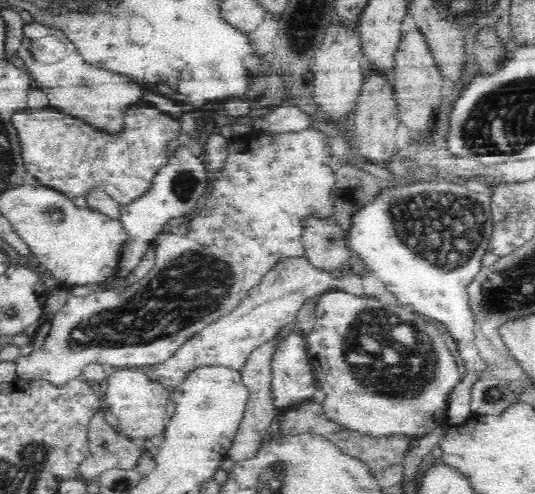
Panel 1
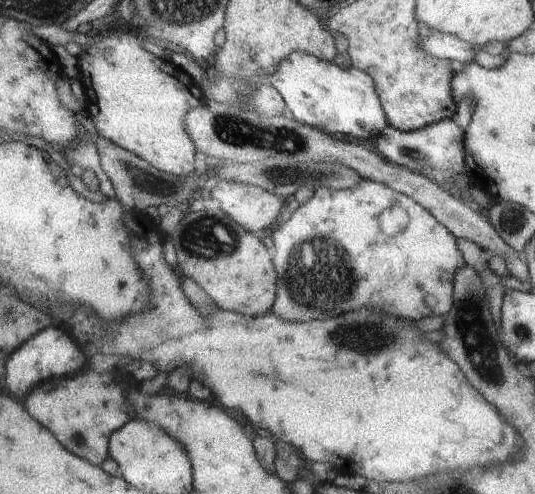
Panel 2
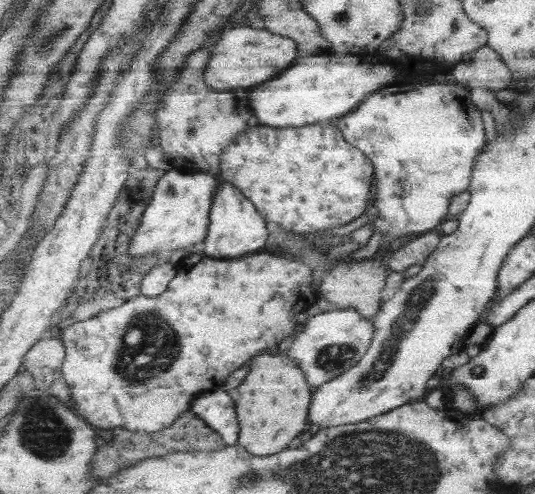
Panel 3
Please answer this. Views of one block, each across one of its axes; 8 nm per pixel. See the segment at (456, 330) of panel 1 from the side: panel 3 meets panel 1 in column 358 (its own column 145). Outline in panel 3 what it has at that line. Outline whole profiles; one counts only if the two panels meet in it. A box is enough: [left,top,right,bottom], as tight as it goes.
[129,166,220,258]

